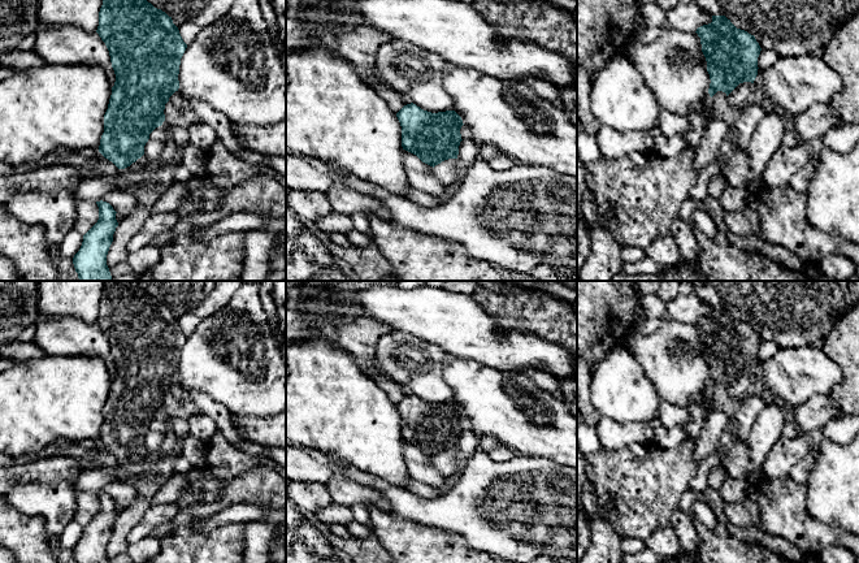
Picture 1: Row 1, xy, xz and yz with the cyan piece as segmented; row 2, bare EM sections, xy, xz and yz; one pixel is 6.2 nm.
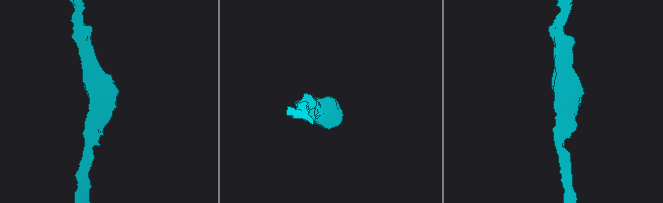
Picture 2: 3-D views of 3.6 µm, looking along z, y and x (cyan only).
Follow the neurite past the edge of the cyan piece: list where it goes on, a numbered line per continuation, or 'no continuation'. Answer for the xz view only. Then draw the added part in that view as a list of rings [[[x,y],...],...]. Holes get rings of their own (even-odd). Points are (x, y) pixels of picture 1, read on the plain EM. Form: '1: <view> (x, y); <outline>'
no continuation

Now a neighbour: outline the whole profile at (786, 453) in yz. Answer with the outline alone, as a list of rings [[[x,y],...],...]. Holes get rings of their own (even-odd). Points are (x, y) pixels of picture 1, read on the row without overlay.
[[[799,433],[794,438],[780,437],[764,462],[764,477],[785,478],[791,468],[814,449],[811,438]]]

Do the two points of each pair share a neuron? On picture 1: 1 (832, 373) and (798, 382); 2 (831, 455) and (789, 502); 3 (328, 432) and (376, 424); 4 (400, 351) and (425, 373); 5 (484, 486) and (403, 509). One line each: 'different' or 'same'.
1: same
2: different
3: same
4: same
5: same

